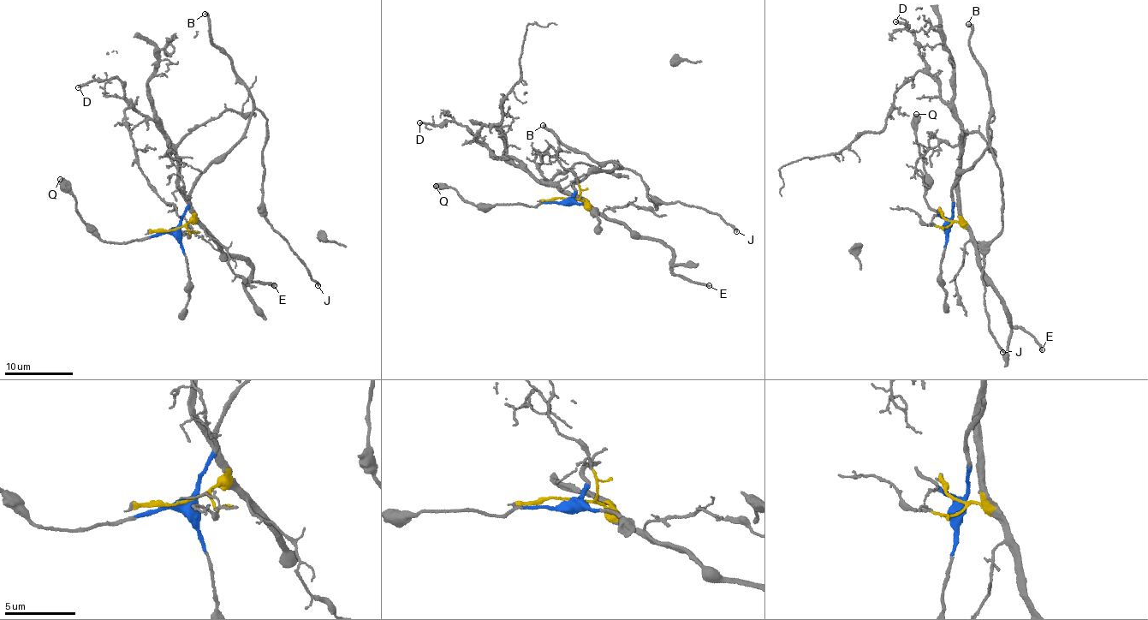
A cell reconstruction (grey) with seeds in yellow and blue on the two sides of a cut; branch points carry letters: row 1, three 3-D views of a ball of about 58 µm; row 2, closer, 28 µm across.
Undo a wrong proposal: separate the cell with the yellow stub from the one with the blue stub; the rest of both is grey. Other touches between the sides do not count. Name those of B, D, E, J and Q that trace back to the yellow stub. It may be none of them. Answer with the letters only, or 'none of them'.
D, E

